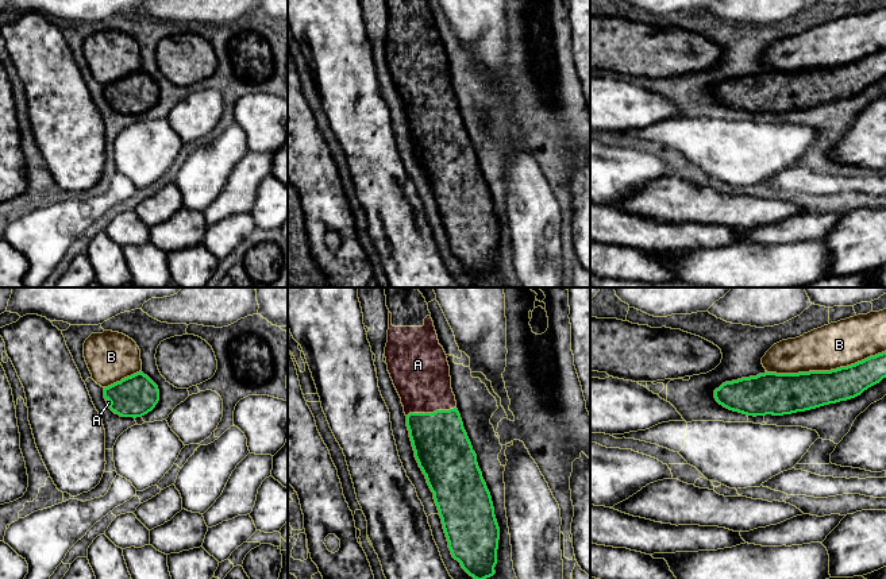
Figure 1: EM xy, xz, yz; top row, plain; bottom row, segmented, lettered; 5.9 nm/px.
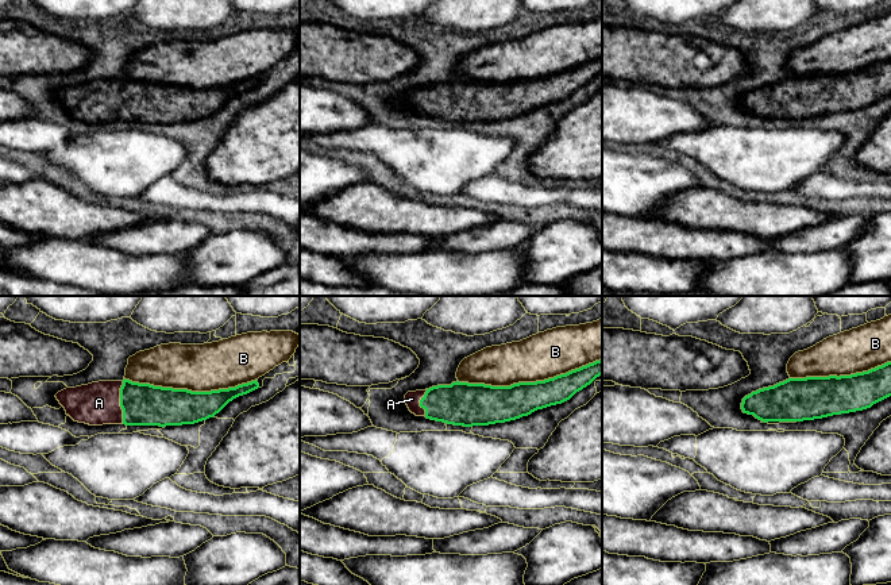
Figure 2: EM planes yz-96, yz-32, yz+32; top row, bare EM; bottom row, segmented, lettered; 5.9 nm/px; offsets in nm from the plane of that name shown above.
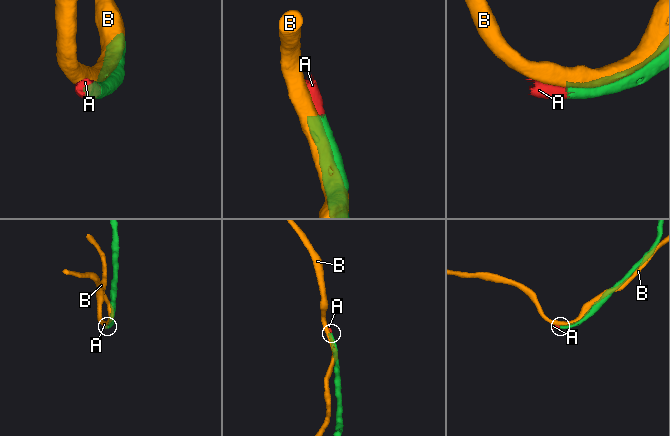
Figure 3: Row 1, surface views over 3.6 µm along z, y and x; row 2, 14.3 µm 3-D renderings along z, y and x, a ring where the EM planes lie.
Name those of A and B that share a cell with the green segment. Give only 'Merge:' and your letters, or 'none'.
Merge: A

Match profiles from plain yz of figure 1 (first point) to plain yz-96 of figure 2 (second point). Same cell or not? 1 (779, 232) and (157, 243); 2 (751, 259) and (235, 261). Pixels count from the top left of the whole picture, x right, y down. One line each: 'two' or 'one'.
1: one
2: two

